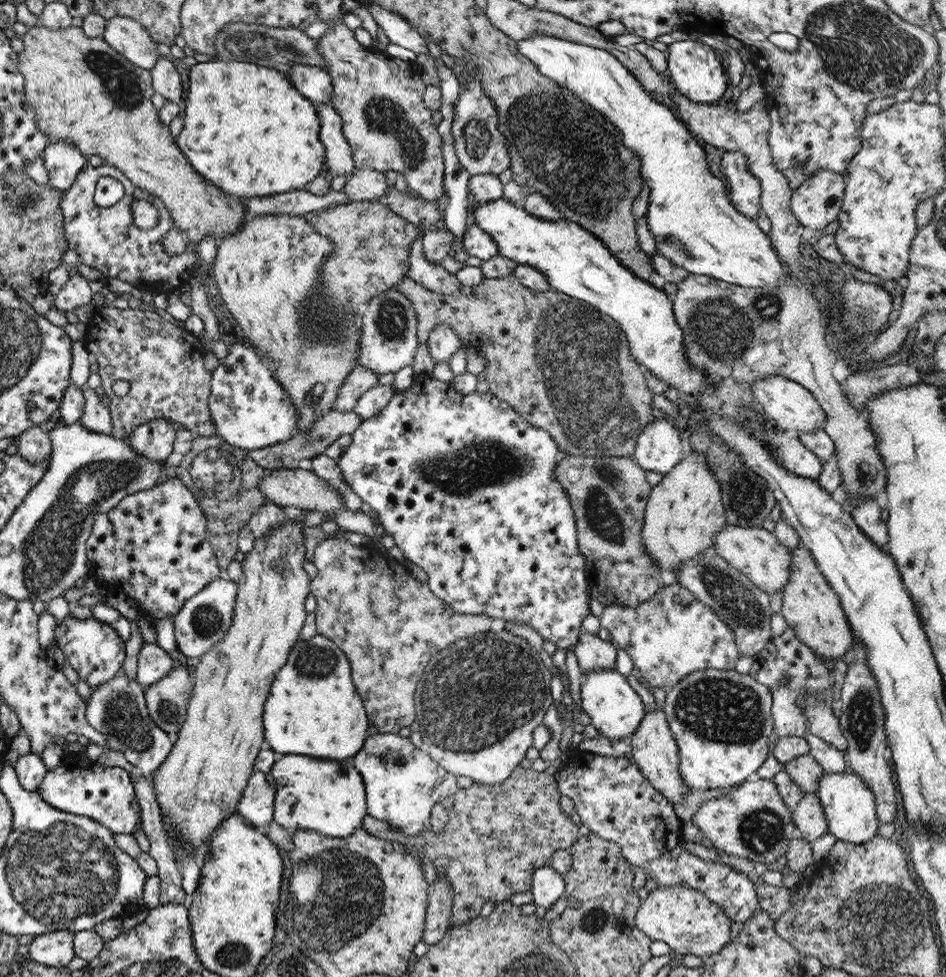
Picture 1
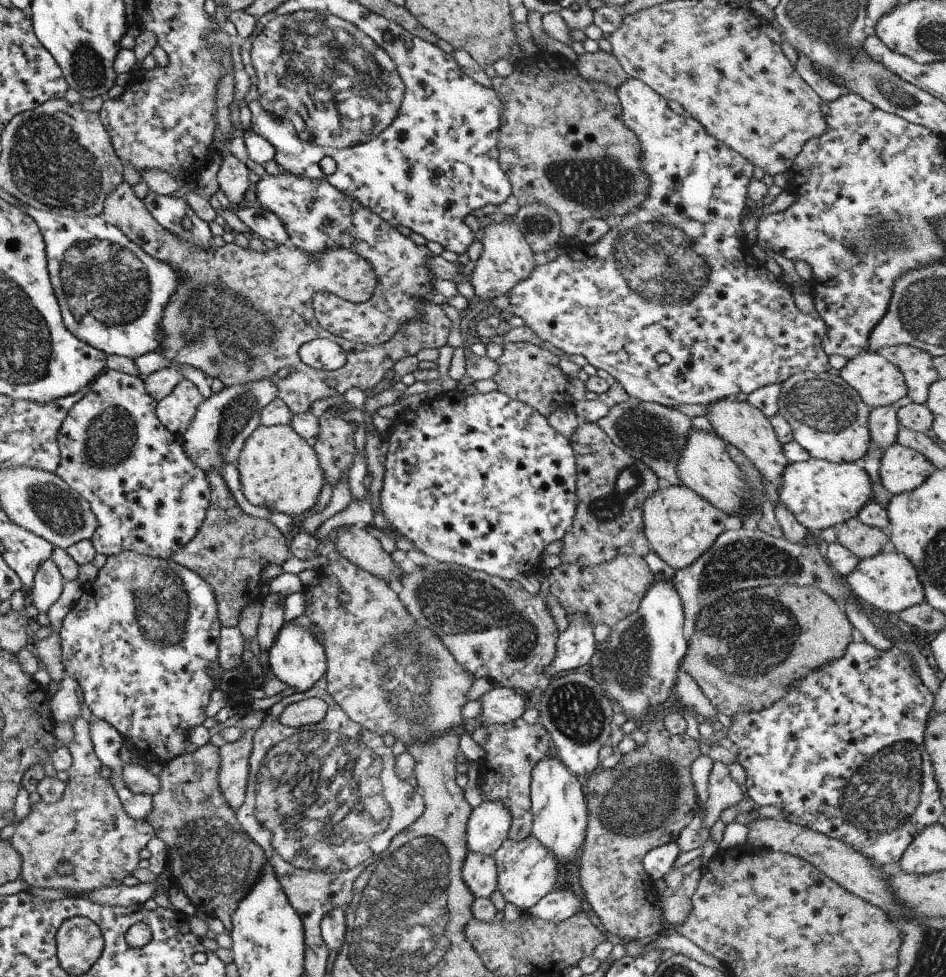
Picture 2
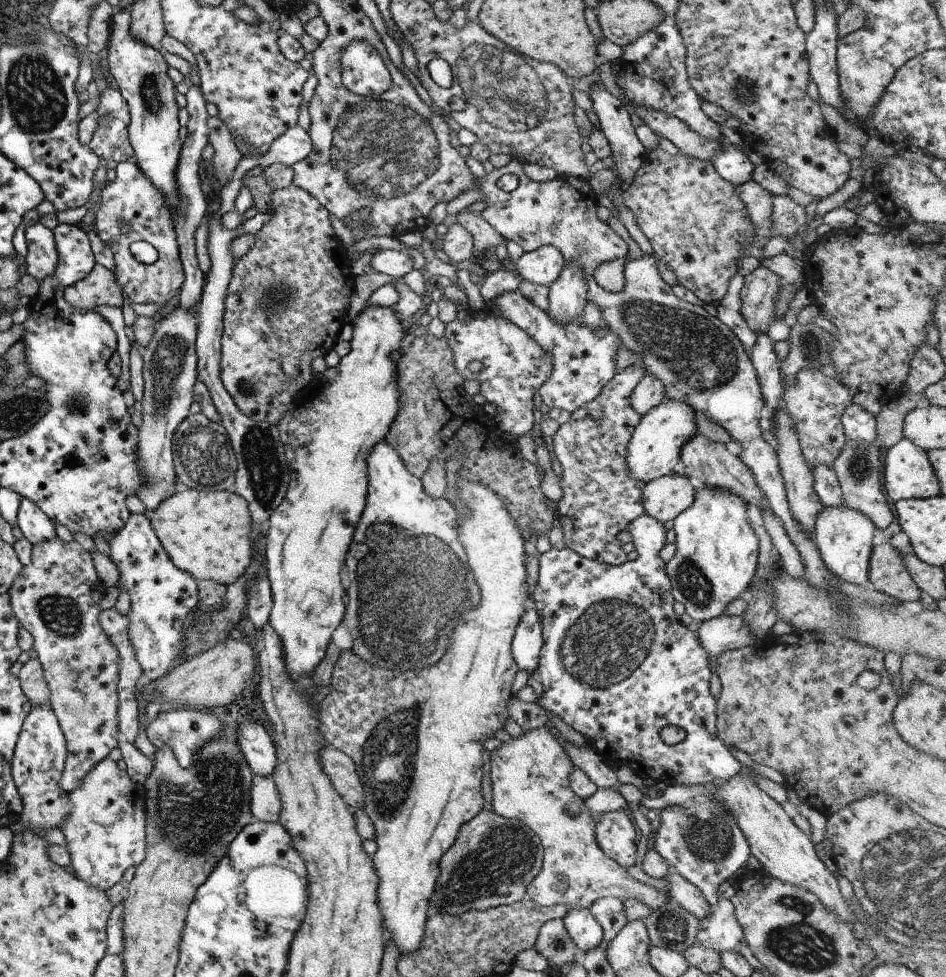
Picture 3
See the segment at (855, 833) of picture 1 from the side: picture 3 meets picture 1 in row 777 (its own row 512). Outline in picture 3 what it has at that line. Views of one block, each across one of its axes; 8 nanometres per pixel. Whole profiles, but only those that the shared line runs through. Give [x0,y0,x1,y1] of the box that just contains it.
[812,506,877,586]

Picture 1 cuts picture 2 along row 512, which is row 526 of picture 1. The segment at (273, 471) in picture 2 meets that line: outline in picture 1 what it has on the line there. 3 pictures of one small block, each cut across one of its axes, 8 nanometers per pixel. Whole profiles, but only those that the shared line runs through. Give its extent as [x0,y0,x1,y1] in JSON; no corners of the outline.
[144,513,315,853]

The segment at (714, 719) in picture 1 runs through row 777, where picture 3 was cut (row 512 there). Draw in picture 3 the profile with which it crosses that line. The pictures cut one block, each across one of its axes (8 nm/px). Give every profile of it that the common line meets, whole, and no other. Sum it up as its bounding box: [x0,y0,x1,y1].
[666,485,759,620]

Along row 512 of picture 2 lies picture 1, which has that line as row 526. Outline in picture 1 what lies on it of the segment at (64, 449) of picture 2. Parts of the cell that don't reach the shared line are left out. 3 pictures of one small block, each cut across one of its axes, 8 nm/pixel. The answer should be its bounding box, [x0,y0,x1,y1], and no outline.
[85,479,220,620]

